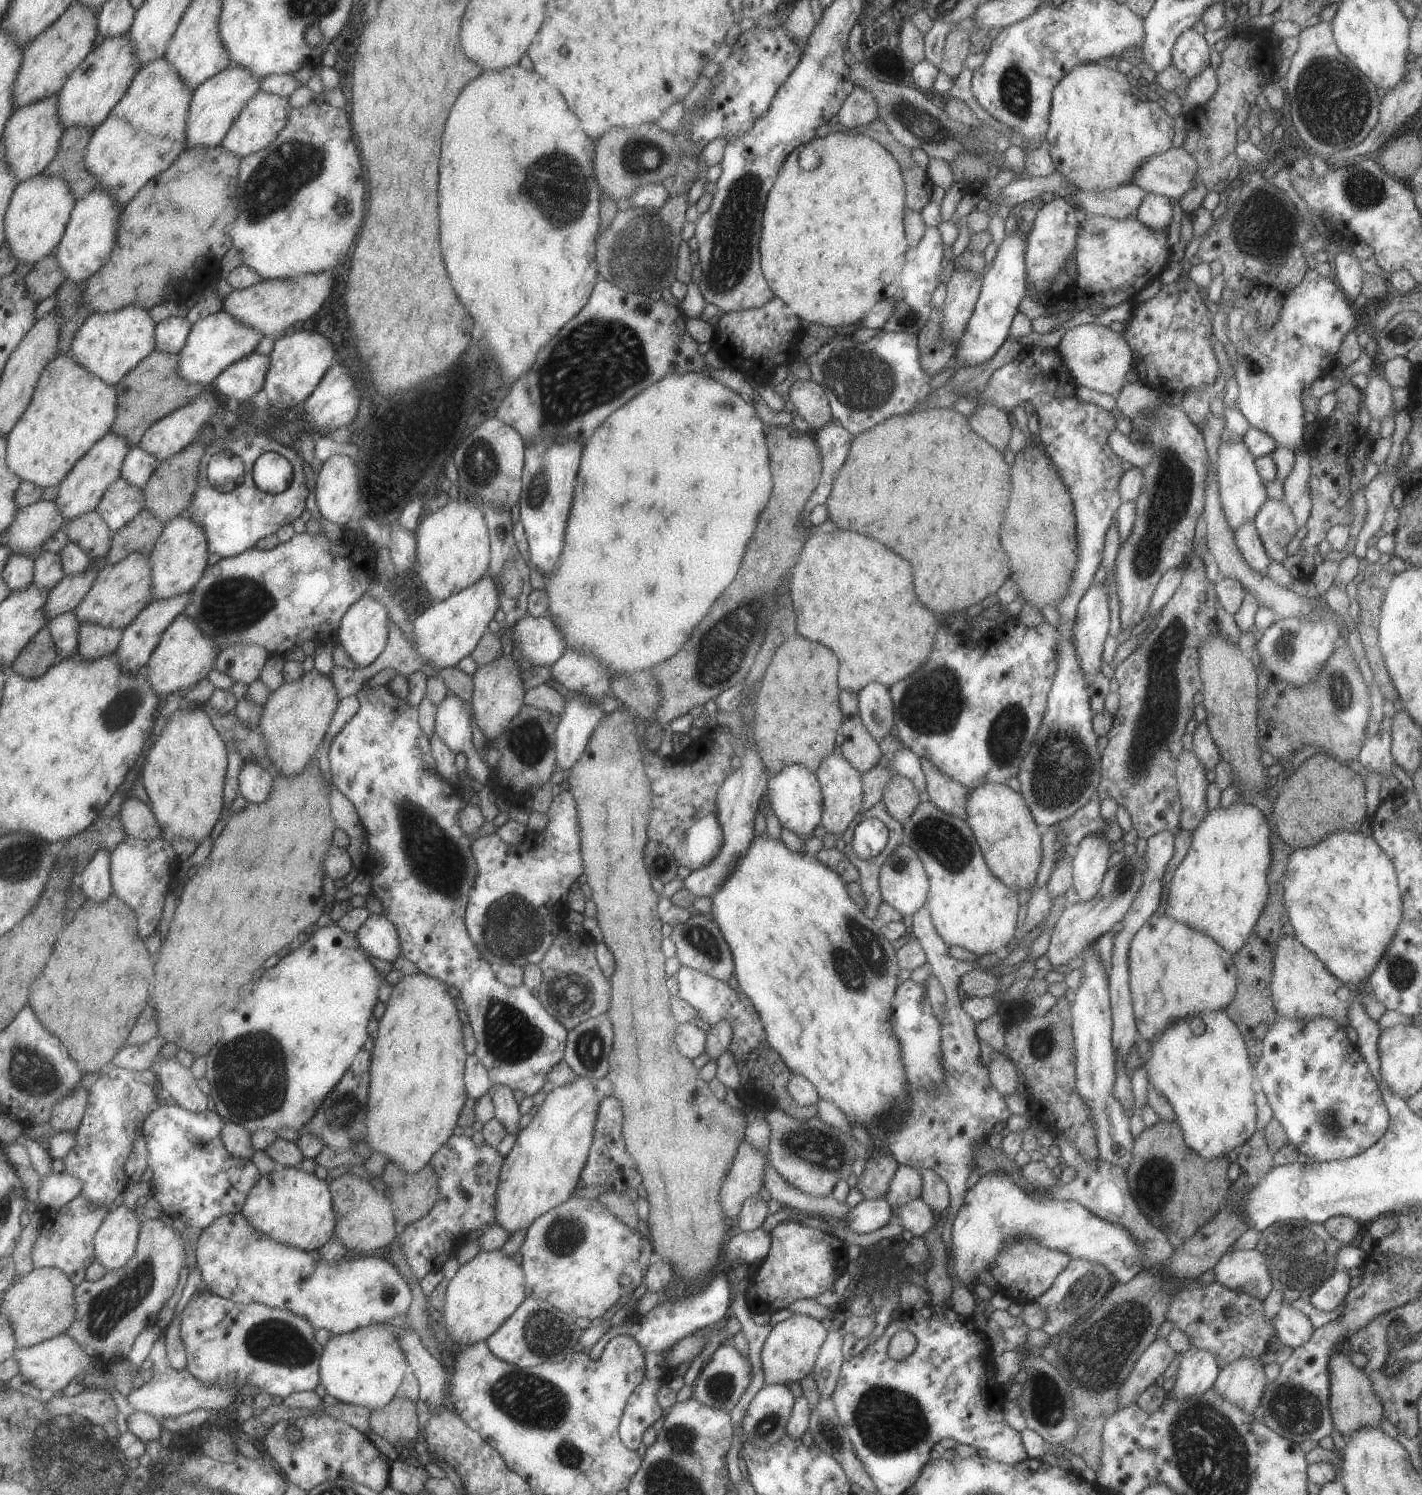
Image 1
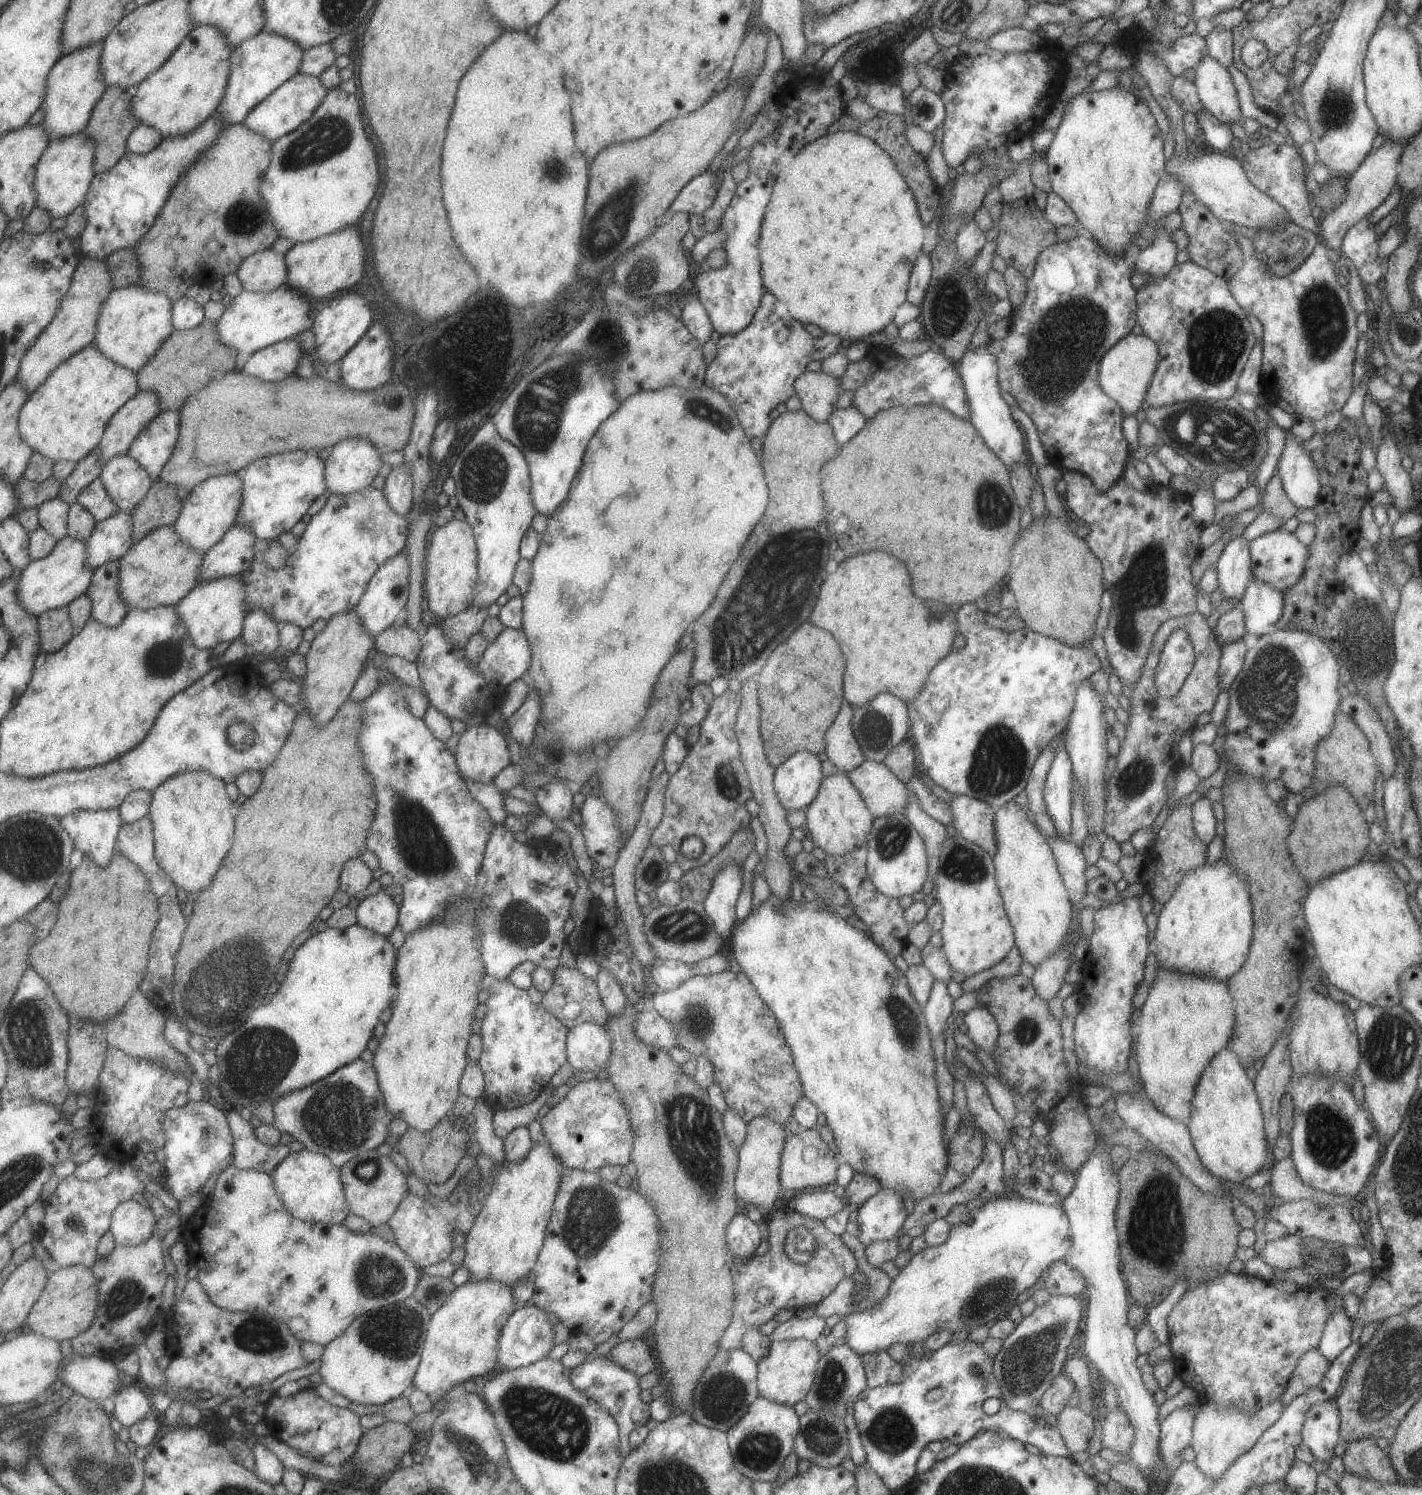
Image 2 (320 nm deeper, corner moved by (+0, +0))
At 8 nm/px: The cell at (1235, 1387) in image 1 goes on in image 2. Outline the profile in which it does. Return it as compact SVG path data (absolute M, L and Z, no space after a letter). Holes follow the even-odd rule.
M1273 1401L1262 1406L1251 1416L1244 1415L1233 1407L1223 1407L1214 1403L1199 1404L1199 1411L1192 1424L1192 1441L1190 1446L1195 1453L1197 1468L1209 1478L1218 1479L1233 1461L1248 1451L1257 1442L1262 1432L1270 1427L1280 1415L1283 1404Z

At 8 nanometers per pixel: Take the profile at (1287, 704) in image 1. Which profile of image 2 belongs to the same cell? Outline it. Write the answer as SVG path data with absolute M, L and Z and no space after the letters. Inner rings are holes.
M1339 710L1334 717L1334 725L1329 736L1318 742L1314 752L1311 787L1319 795L1330 785L1343 785L1363 812L1366 806L1373 803L1373 783L1378 775L1378 766L1371 754L1367 737L1351 717Z

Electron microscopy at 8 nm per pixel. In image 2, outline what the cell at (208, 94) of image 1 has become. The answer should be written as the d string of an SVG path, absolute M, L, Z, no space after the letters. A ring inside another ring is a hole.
M261 30L251 38L240 42L232 50L225 94L215 112L226 124L234 125L242 122L253 106L298 73L303 51L293 41L270 33L269 30Z

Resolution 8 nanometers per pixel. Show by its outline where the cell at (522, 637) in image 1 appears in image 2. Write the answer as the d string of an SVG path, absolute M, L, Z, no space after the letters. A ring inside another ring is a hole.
M429 626L420 636L421 646L416 658L418 677L422 682L423 693L428 703L449 720L466 722L473 714L484 714L489 707L491 691L495 686L505 688L513 680L524 678L530 662L530 652L526 636L522 630L511 627L504 629L485 647L484 653L476 661L468 661L464 647L455 646L440 626ZM467 705L475 705L467 712Z

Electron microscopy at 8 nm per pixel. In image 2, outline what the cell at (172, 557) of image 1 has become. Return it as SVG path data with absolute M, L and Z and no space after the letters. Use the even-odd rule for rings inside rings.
M236 472L206 478L181 501L173 528L187 546L205 554L221 540L225 531L237 522L241 499L242 482Z

